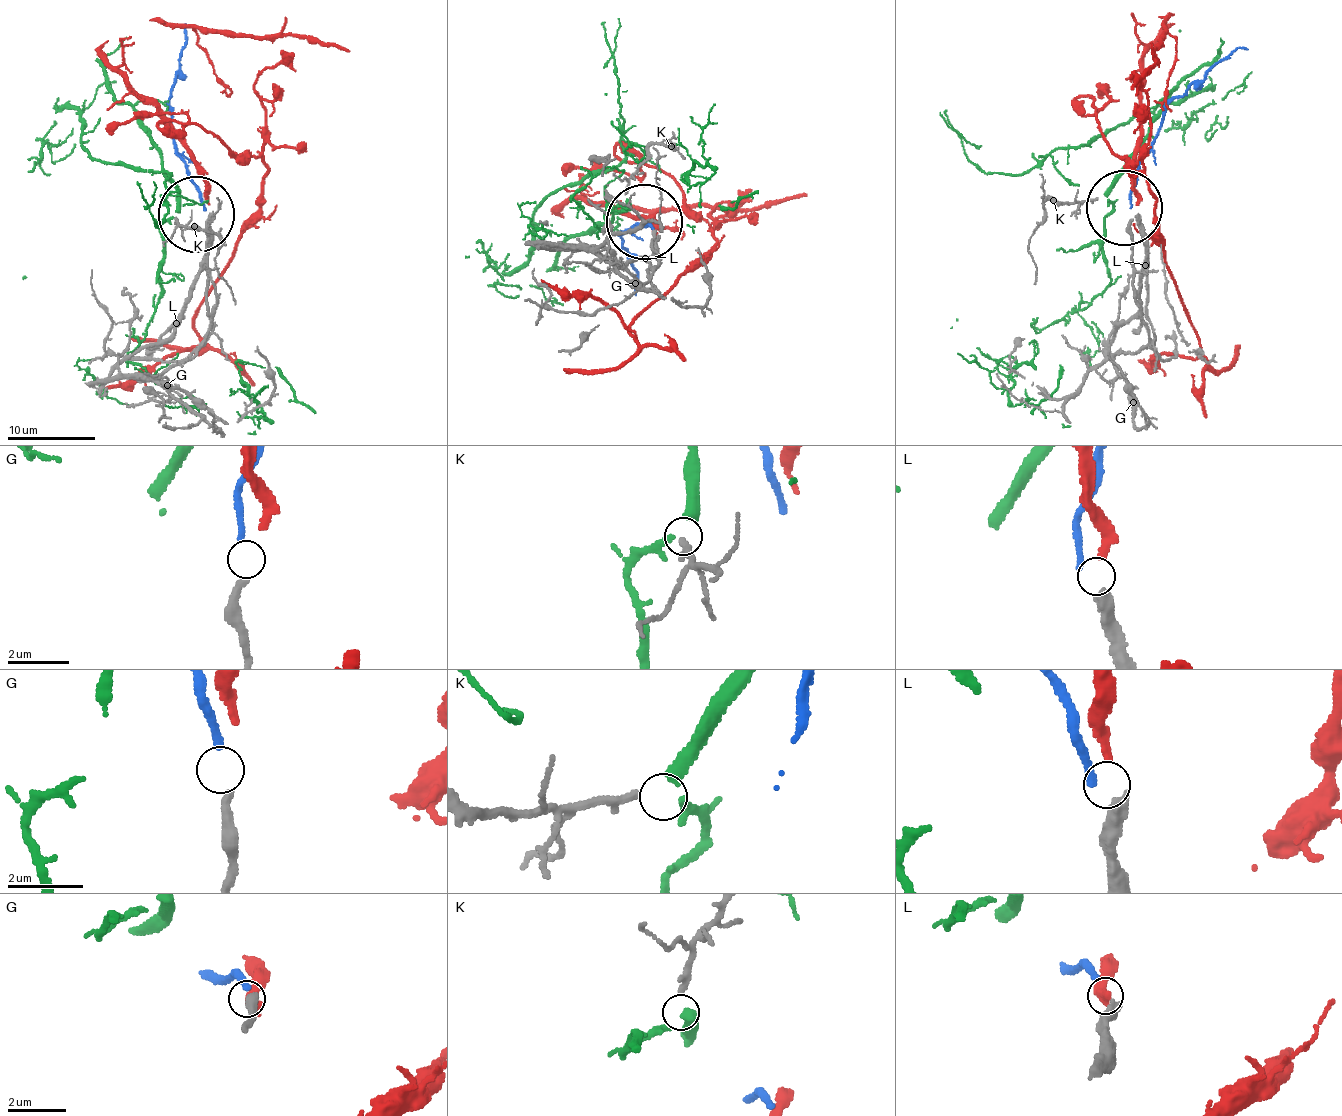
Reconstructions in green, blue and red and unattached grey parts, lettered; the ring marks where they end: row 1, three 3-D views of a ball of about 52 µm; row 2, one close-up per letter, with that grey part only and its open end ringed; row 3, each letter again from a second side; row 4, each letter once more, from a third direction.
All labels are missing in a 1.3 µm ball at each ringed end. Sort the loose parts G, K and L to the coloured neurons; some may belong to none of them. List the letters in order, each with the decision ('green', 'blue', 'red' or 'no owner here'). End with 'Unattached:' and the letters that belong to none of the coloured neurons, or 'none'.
G: blue
K: green
L: red
Unattached: none

